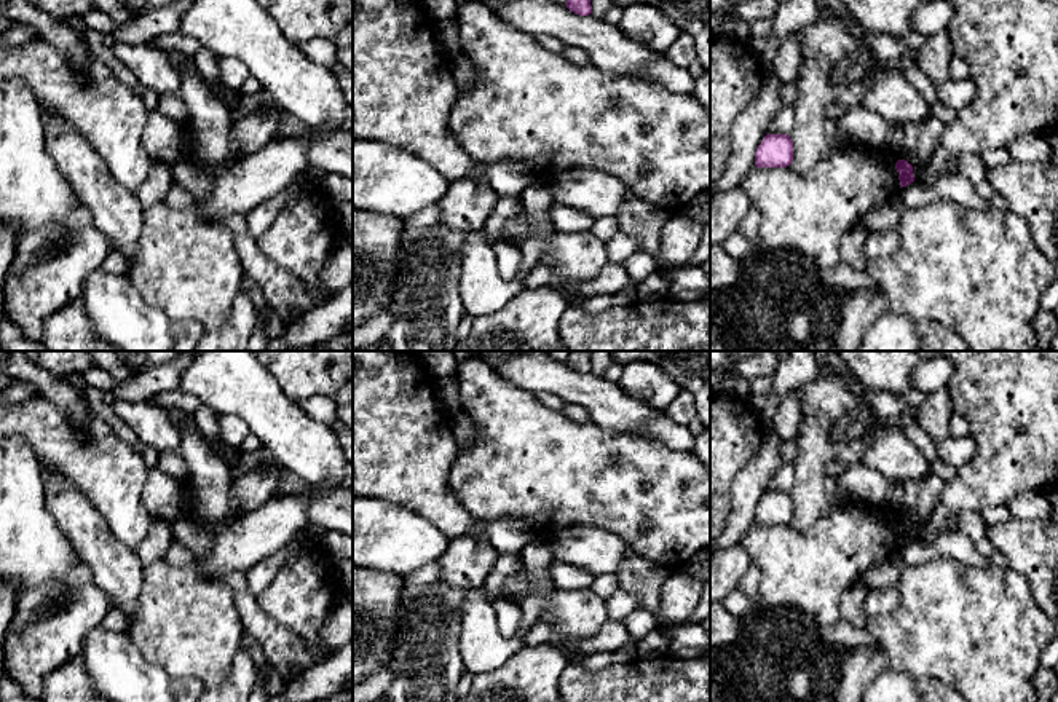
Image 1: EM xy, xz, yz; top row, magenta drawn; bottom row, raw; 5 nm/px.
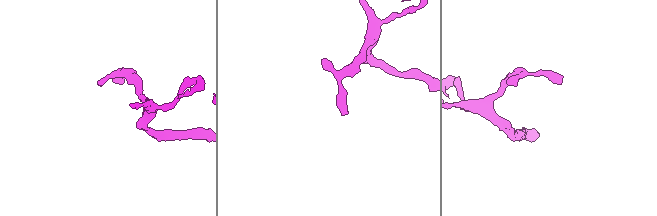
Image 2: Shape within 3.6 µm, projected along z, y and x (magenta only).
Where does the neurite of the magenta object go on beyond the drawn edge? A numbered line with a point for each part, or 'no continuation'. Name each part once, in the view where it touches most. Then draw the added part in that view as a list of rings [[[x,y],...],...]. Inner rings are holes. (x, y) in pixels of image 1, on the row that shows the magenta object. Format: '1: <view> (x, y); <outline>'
no continuation

